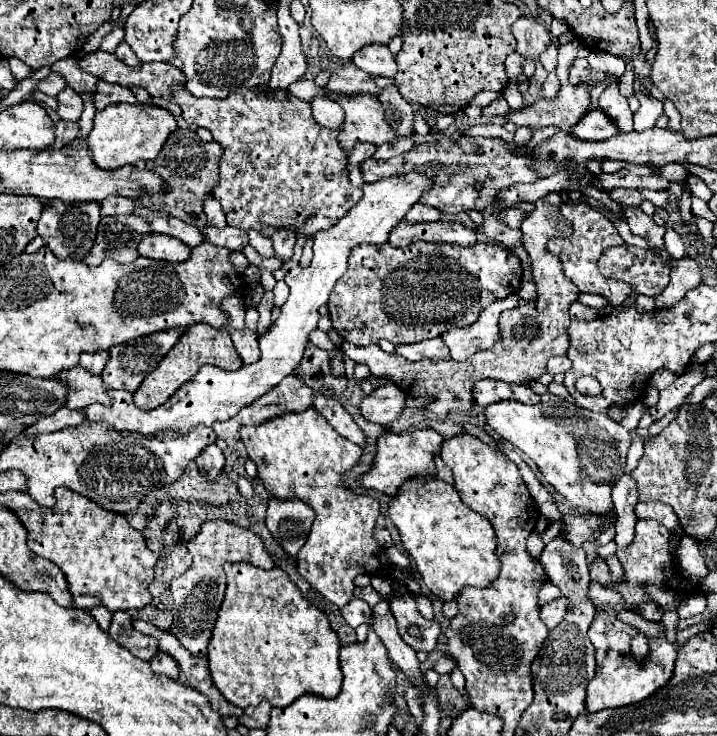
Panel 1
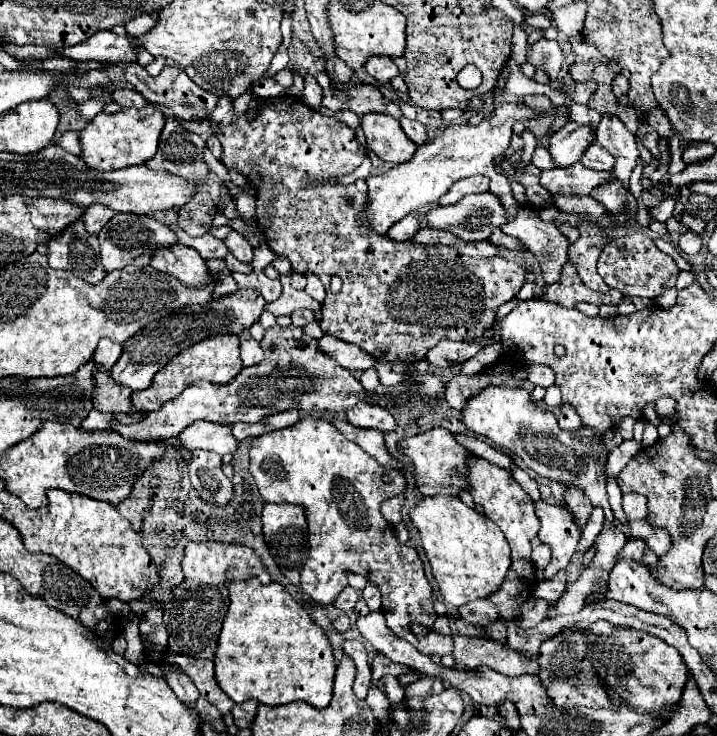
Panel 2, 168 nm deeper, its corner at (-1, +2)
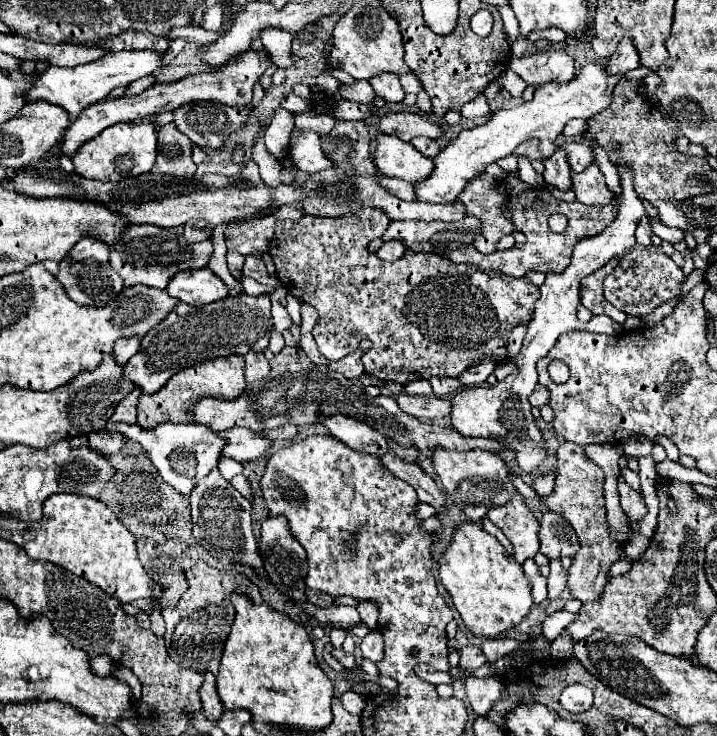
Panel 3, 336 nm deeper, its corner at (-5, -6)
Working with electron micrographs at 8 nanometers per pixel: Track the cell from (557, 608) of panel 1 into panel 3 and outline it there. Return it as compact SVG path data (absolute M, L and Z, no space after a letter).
M551 561L549 567L551 567L551 573L547 577L547 591L549 591L547 597L557 599L567 585L567 571L561 567L561 561Z

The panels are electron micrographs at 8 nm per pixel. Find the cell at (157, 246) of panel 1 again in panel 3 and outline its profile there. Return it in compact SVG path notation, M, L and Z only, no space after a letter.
M197 269L197 271L177 273L169 281L167 293L187 305L199 307L199 305L225 299L229 289L211 269Z

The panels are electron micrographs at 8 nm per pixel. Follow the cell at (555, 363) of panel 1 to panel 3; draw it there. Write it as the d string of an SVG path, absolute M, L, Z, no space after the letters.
M537 385L533 389L533 395L529 395L529 403L531 403L531 407L543 407L543 405L547 405L549 403L549 391L545 387Z

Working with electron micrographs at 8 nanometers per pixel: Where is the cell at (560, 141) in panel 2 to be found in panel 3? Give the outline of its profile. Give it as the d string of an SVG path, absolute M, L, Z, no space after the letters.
M557 149L553 157L545 159L545 171L543 171L543 179L547 185L557 187L559 191L569 191L571 187L571 169L569 163L565 159L565 151Z

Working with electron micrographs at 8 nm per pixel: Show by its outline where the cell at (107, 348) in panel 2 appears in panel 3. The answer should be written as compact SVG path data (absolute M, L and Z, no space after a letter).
M127 337L127 339L117 339L115 341L115 359L117 363L127 363L137 351L139 351L139 345L141 345L141 339L139 337Z

